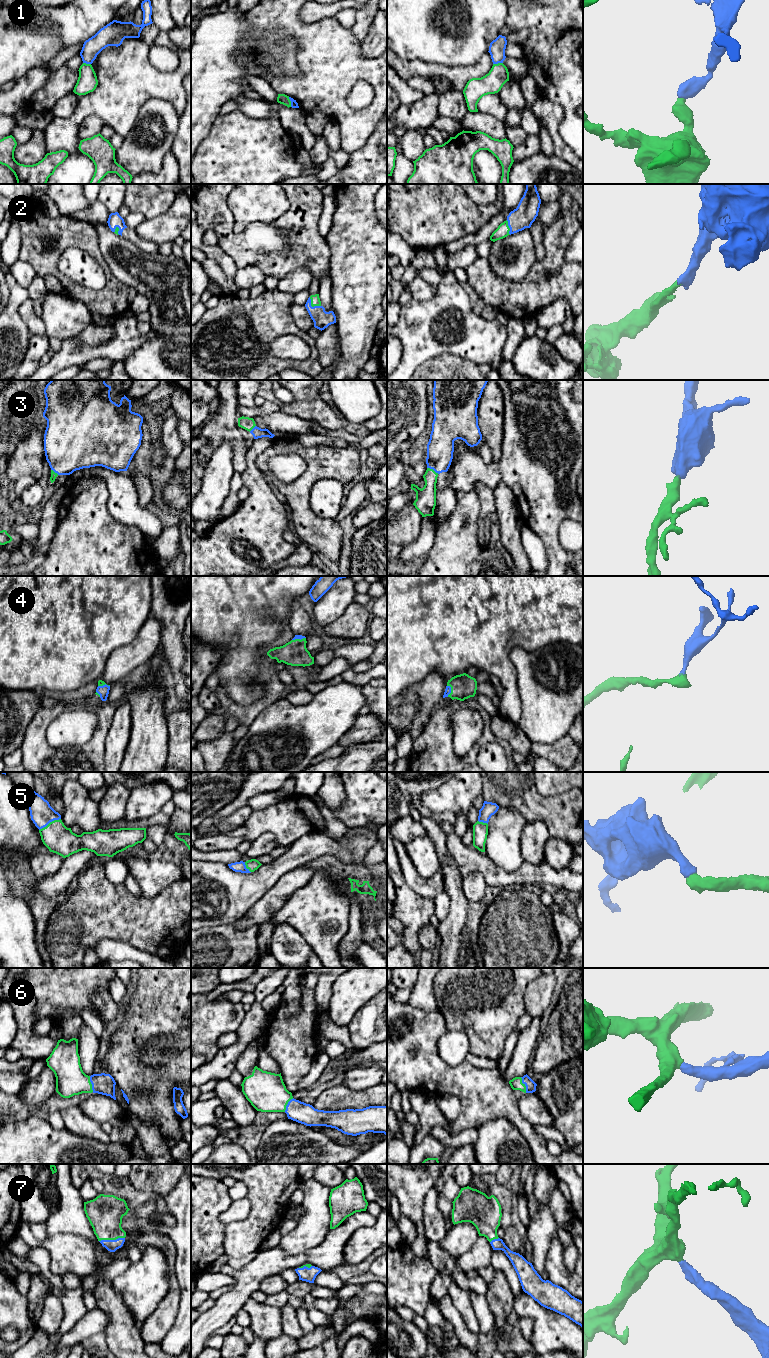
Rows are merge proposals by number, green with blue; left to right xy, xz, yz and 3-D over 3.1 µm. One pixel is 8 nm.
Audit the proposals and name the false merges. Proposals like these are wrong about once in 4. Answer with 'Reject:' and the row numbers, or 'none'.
Reject: 1

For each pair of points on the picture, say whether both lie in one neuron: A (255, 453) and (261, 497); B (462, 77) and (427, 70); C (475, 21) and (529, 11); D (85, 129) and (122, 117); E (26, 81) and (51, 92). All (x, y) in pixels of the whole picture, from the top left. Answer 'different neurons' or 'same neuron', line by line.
A: same neuron
B: same neuron
C: different neurons
D: different neurons
E: different neurons

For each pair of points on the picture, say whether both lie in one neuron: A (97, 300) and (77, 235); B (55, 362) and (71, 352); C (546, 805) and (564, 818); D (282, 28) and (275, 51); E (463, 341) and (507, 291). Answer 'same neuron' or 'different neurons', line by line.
A: same neuron
B: same neuron
C: same neuron
D: different neurons
E: different neurons

